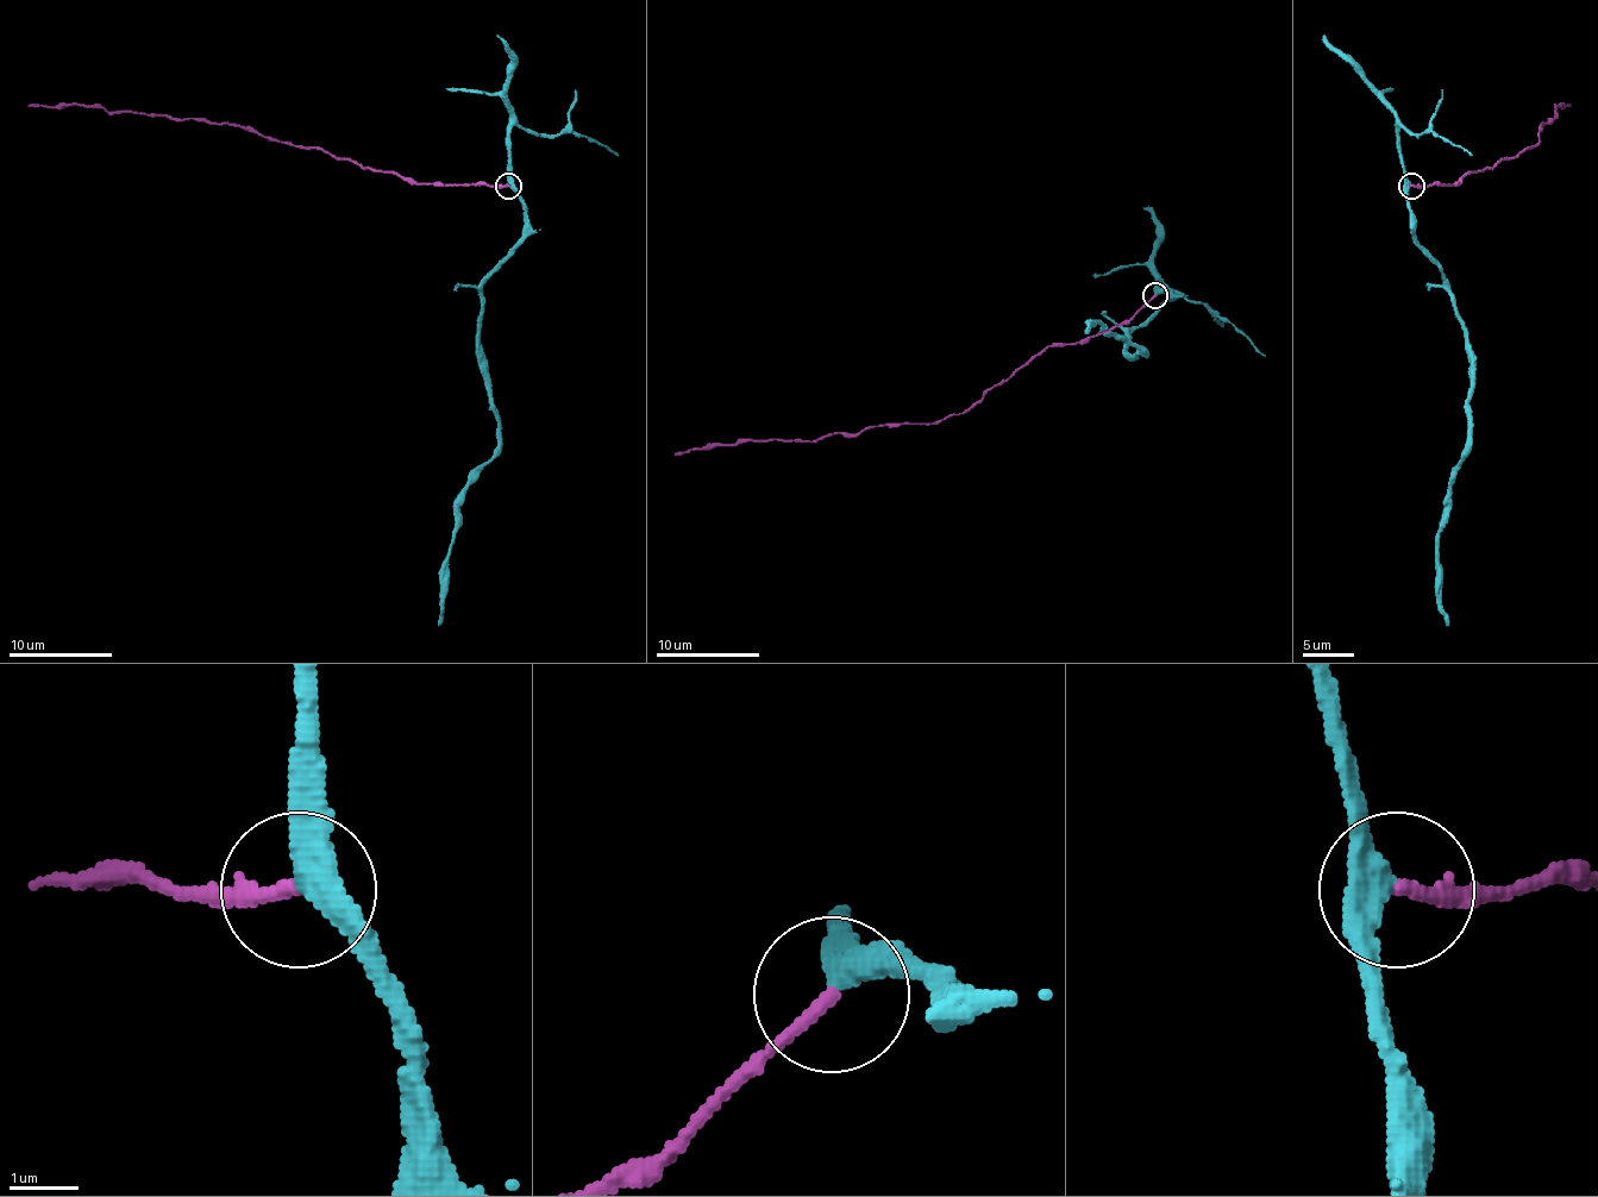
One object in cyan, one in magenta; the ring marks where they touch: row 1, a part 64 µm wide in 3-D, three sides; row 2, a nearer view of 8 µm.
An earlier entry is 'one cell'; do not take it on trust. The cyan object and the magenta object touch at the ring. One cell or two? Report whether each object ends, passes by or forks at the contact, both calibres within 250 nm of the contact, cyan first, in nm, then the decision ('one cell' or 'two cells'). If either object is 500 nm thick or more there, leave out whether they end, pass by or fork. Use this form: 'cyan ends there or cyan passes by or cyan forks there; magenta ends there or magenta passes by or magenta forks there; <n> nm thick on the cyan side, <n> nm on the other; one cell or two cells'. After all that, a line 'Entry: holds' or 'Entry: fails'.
cyan passes by; magenta ends there; 360 nm thick on the cyan side, 190 nm on the other; one cell
Entry: holds

